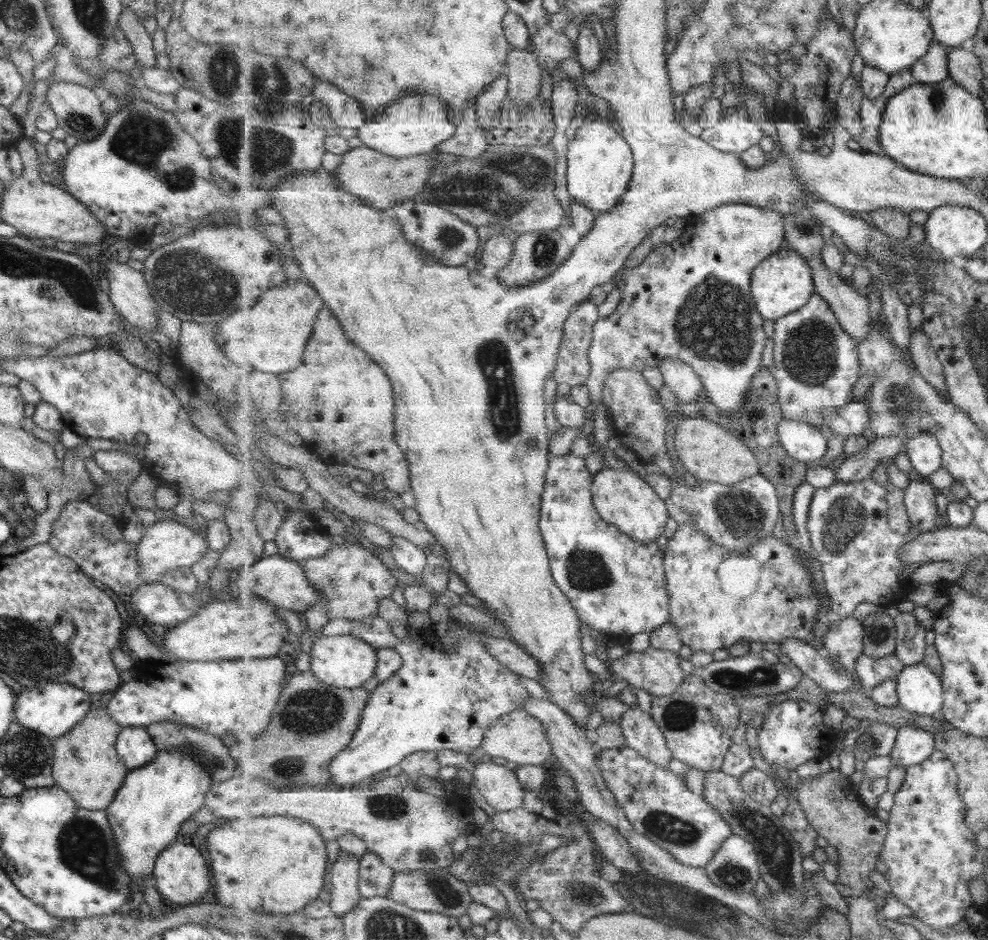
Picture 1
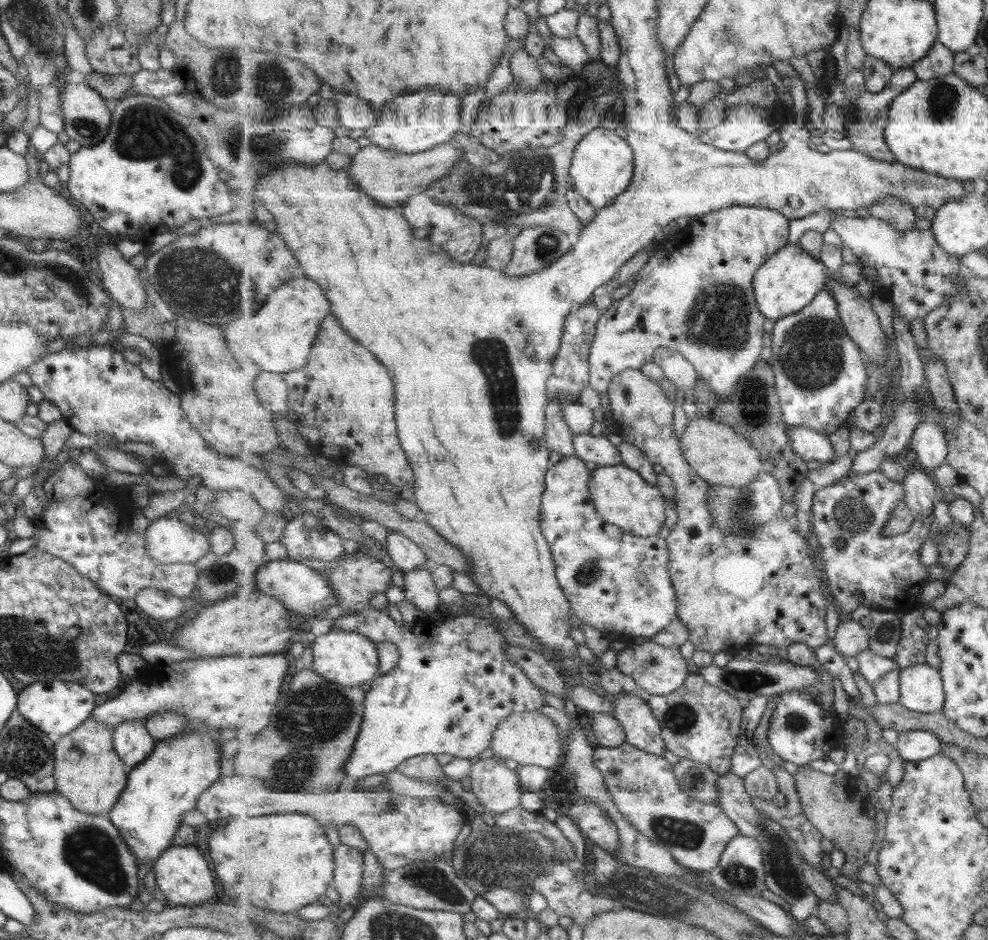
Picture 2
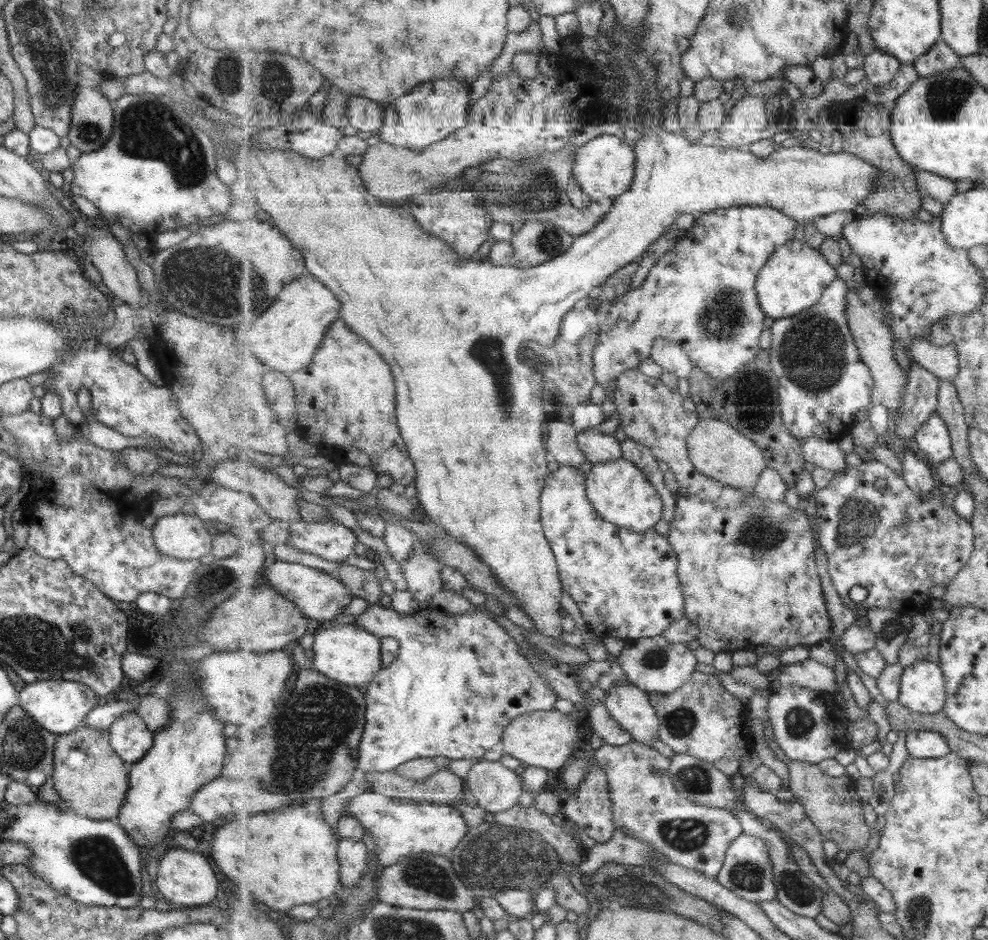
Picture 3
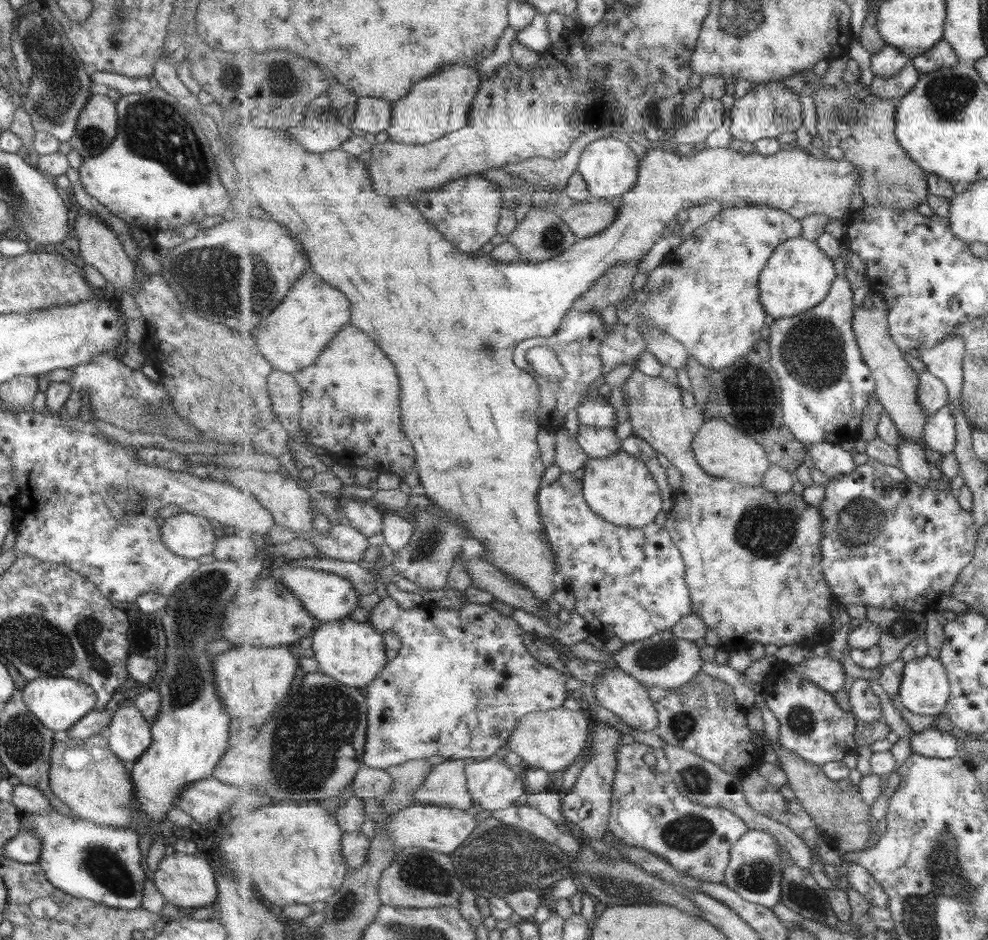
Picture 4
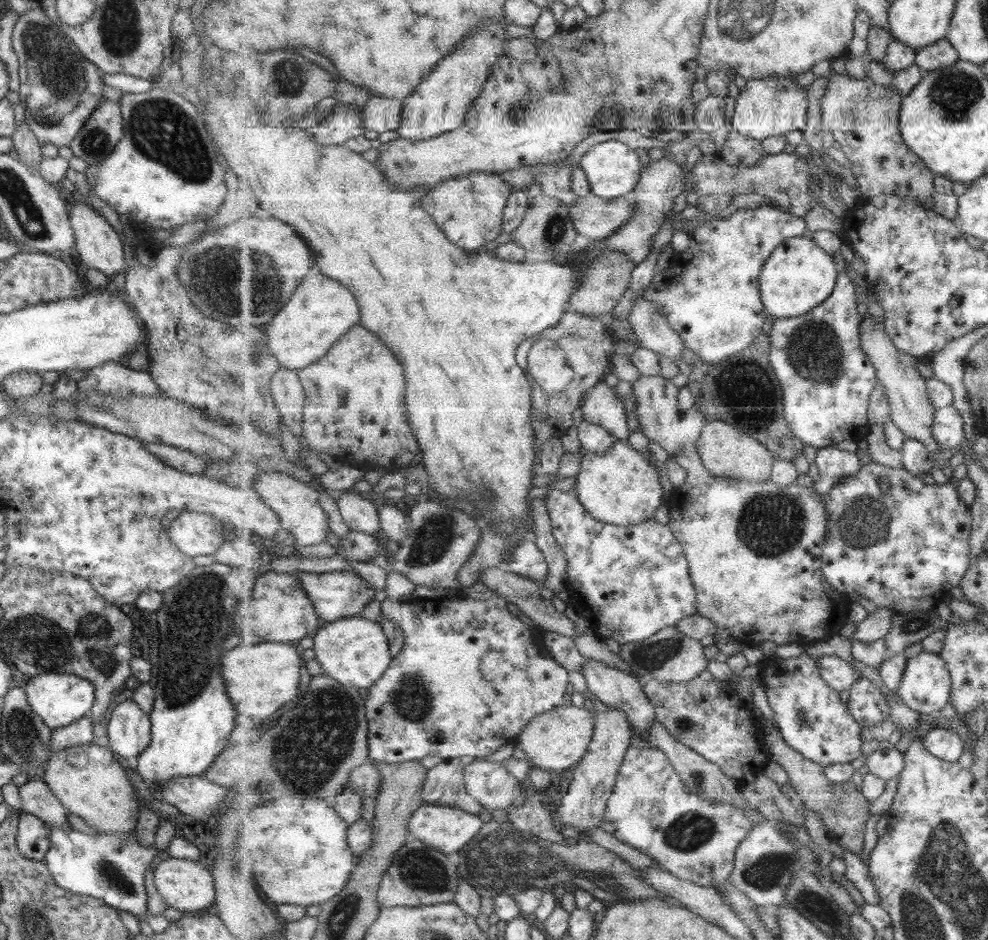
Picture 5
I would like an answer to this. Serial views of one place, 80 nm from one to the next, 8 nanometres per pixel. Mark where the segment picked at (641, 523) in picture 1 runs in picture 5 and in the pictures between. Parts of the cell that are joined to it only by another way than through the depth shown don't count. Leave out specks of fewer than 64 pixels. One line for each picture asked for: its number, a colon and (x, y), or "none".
2: (623, 498)
3: (620, 492)
4: (620, 488)
5: (620, 487)

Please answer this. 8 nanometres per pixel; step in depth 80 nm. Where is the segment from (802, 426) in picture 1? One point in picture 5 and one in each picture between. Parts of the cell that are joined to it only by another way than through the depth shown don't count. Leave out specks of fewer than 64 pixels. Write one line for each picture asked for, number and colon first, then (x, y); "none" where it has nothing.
2: (812, 445)
3: (820, 452)
4: (833, 460)
5: (834, 464)

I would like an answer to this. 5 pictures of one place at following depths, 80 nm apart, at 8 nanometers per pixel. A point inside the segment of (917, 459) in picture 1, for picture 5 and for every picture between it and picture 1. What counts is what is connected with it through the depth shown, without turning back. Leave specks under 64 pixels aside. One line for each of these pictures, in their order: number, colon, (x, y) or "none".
2: (929, 442)
3: (933, 438)
4: (940, 434)
5: (949, 429)

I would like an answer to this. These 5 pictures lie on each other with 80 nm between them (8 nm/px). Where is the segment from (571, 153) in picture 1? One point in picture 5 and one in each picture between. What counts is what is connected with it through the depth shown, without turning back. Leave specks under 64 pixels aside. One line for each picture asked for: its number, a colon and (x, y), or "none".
2: (602, 168)
3: (605, 167)
4: (610, 168)
5: (613, 169)

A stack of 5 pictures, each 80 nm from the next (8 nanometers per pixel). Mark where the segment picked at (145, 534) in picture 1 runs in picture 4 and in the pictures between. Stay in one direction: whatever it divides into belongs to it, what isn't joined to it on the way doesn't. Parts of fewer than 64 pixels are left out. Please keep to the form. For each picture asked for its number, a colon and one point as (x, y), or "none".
2: (167, 540)
3: (182, 536)
4: (189, 536)

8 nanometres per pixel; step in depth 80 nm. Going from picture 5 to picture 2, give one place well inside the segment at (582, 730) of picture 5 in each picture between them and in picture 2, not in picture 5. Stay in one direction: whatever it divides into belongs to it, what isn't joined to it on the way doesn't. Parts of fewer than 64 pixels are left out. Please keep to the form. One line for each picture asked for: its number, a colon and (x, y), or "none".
2: (530, 738)
3: (546, 739)
4: (552, 740)

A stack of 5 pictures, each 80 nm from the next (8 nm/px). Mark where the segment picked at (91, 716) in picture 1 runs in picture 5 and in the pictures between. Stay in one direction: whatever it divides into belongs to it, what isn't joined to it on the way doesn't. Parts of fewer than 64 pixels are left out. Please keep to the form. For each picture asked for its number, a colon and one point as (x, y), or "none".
2: (87, 772)
3: (87, 775)
4: (84, 774)
5: (90, 782)

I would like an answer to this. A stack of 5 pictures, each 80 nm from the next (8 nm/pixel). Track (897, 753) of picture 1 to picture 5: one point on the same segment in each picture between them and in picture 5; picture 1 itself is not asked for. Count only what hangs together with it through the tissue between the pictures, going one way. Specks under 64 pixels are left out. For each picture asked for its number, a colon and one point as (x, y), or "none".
2: (914, 745)
3: (924, 744)
4: (931, 742)
5: (943, 742)

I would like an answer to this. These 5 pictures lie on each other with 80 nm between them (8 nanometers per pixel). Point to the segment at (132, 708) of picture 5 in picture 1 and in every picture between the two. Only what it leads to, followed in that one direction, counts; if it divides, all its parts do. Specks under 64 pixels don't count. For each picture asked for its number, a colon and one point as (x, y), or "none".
1: (134, 748)
2: (131, 742)
3: (129, 739)
4: (128, 734)

